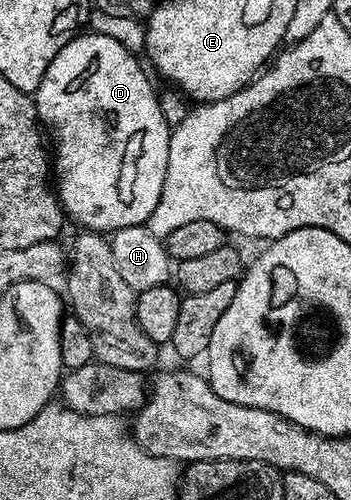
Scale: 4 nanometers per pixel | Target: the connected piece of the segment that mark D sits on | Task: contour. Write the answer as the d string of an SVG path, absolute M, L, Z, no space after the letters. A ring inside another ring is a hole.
M93 32L79 33L48 64L44 76L40 80L36 93L33 95L34 105L38 108L39 123L54 137L54 150L52 146L52 174L56 179L56 193L59 203L67 215L70 214L76 221L90 232L113 232L129 226L140 226L152 216L152 208L160 200L160 192L164 188L164 176L168 172L168 144L170 143L171 127L165 122L164 113L161 112L159 95L154 92L148 75L142 71L140 63L134 59L135 51L131 47L120 44L120 40L112 40L112 36L100 36Z

